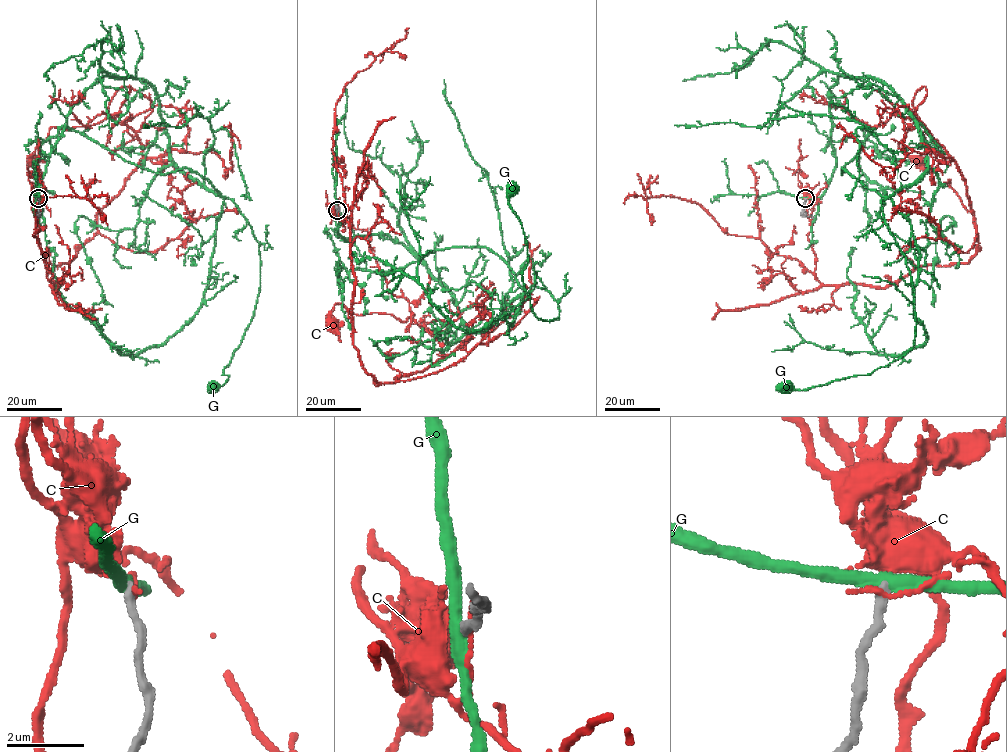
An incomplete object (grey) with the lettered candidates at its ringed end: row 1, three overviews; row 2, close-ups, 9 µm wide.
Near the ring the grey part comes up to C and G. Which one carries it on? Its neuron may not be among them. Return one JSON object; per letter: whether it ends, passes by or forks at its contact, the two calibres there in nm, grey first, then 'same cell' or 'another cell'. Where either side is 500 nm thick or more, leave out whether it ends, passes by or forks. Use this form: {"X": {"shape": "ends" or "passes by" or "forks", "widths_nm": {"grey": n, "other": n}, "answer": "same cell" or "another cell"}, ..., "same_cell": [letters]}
{"C": {"shape": "ends", "widths_nm": {"grey": 280, "other": 130}, "answer": "another cell"}, "G": {"shape": "passes by", "widths_nm": {"grey": 240, "other": 360}, "answer": "another cell"}, "same_cell": []}

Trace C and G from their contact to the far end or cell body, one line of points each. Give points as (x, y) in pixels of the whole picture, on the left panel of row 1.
C: (39, 199), (55, 287), (142, 157), (125, 123), (151, 102), (121, 86), (30, 161)
G: (38, 199), (83, 92), (104, 76), (143, 79), (169, 157), (233, 201), (259, 243), (253, 316), (212, 387)

